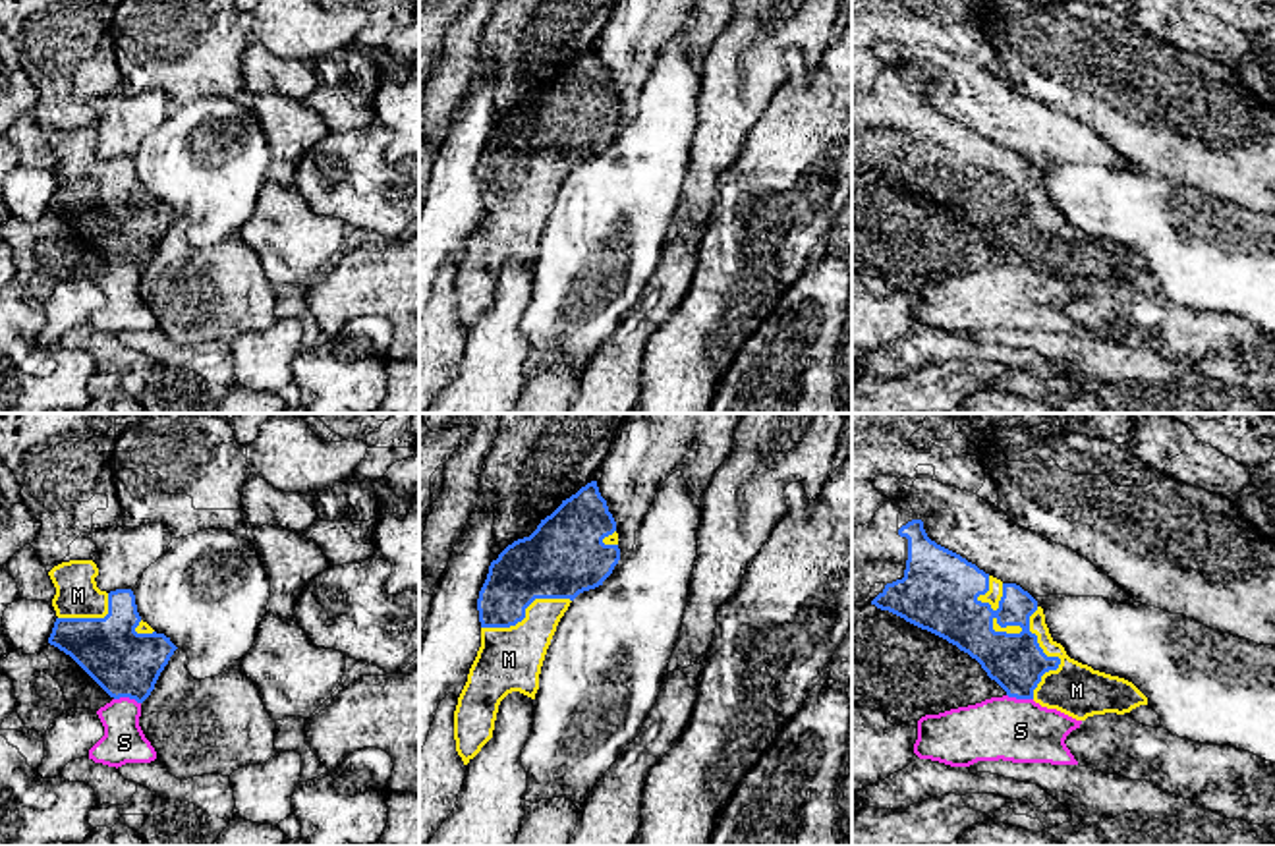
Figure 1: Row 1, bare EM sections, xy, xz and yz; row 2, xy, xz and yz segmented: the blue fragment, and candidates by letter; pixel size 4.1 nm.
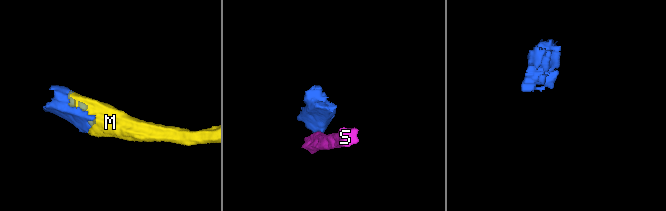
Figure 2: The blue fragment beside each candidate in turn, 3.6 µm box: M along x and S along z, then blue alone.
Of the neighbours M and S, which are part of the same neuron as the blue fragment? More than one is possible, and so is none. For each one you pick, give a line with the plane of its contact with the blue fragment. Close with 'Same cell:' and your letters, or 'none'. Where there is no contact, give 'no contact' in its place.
M: yz
Same cell: M

